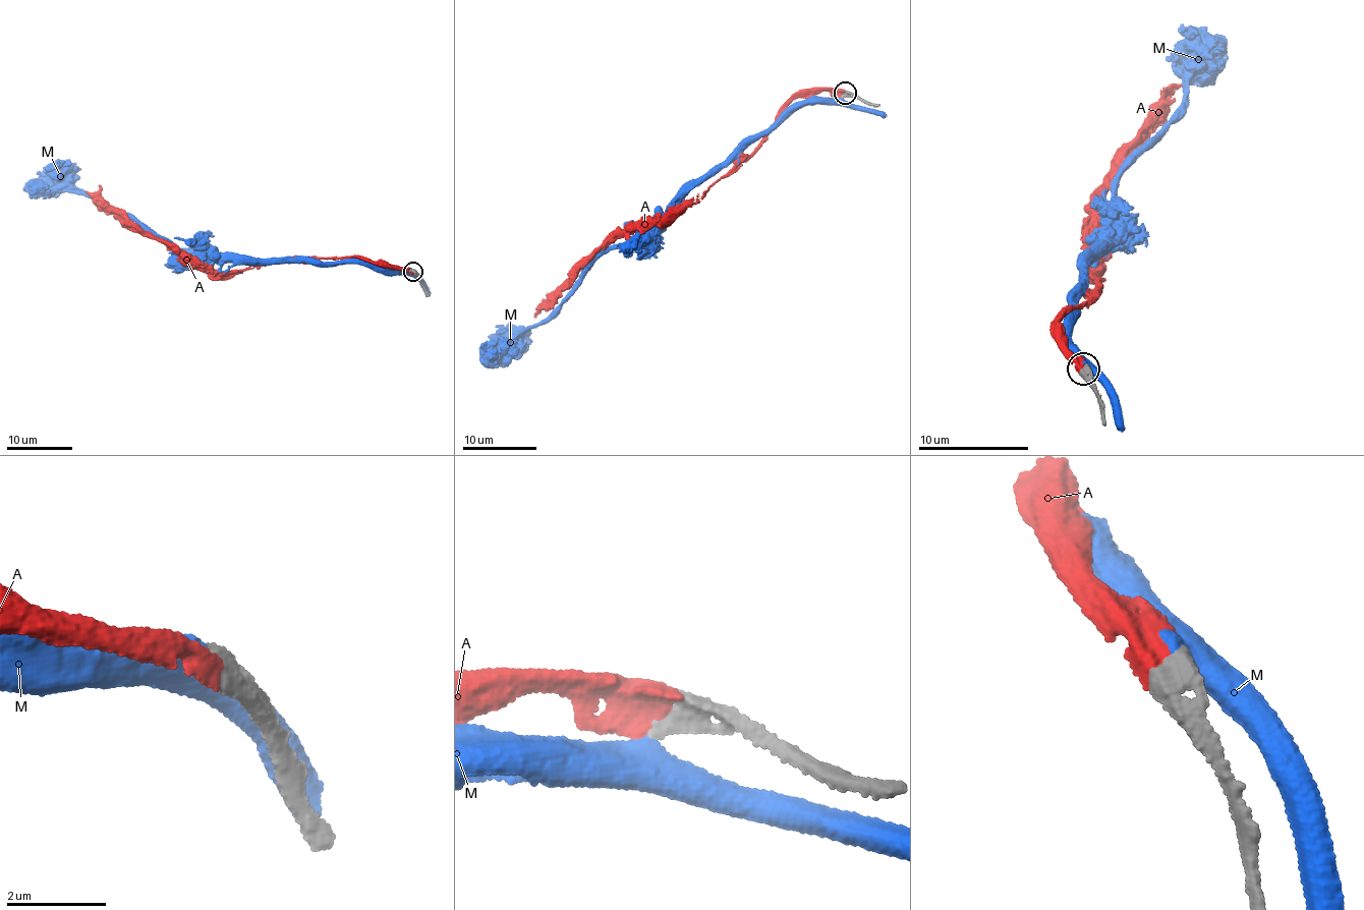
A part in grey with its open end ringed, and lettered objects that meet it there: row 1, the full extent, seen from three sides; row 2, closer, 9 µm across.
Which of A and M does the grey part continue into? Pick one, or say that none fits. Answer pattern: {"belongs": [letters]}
{"belongs": ["A"]}

